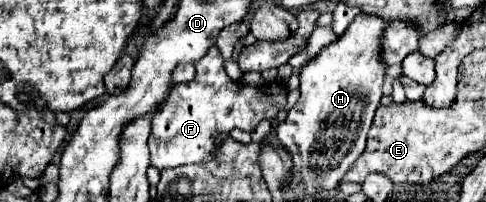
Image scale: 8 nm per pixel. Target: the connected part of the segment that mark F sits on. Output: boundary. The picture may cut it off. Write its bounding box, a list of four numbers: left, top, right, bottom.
[148,45,288,169]

